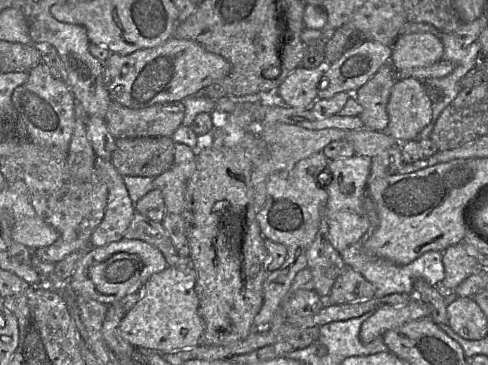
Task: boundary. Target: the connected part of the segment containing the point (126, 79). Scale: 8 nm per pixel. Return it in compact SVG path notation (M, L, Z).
M169 38L164 43L137 50L129 55L111 53L104 62L103 81L111 101L131 109L183 101L198 94L212 82L226 77L230 63L188 39Z

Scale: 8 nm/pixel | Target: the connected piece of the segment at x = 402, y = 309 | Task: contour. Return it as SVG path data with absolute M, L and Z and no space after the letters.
M416 297L402 306L393 306L375 311L361 325L359 339L370 343L386 331L394 329L416 319L429 318L430 310L425 303Z

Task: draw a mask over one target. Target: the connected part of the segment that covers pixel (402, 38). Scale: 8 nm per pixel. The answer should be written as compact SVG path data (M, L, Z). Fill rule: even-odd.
M430 33L399 35L392 45L390 62L398 71L414 67L428 67L442 60L444 45Z

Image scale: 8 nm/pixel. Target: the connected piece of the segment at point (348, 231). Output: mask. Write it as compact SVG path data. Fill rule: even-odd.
M354 155L349 158L328 160L325 175L325 189L328 193L326 202L326 219L329 226L329 241L341 253L347 247L359 242L368 231L370 221L364 210L364 196L371 169L371 158Z

